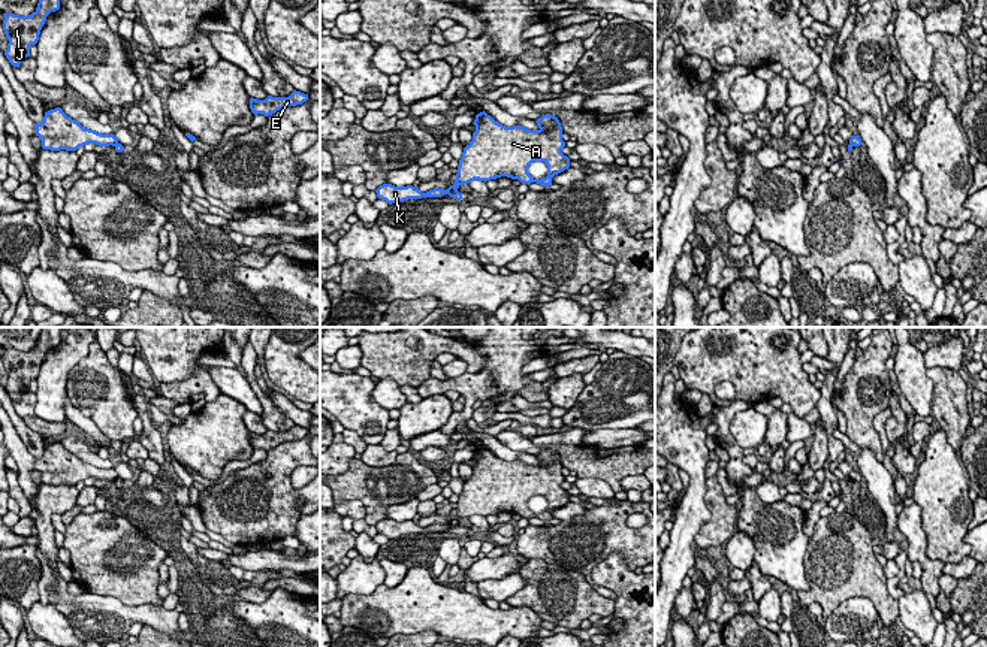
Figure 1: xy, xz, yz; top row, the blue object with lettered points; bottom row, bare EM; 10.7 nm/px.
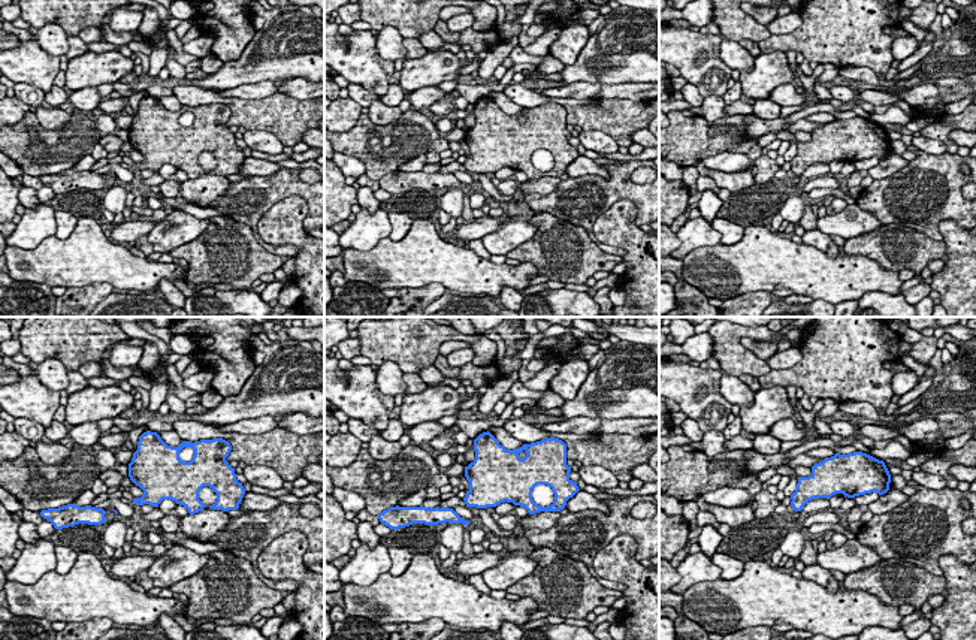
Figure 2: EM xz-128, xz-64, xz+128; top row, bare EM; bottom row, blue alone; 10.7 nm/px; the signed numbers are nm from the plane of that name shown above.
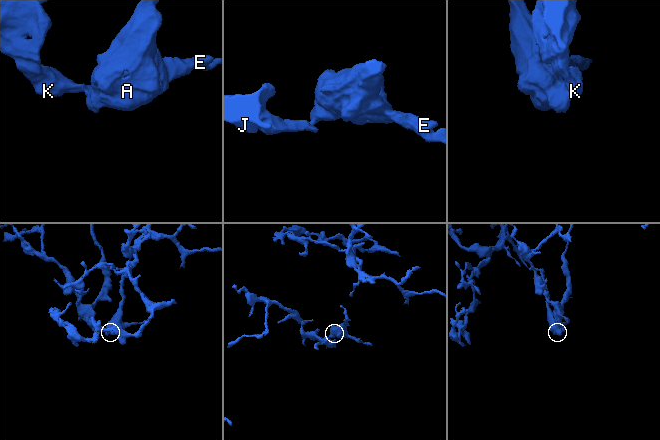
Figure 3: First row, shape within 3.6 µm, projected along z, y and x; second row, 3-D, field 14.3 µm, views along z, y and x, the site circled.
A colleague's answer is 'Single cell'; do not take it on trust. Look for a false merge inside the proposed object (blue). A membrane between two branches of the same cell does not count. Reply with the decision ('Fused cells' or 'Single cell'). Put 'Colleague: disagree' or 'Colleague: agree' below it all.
Fused cells
Colleague: disagree

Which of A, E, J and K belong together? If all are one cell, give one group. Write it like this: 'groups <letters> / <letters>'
groups A E / J K

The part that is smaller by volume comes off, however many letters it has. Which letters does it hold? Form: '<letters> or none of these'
A, E

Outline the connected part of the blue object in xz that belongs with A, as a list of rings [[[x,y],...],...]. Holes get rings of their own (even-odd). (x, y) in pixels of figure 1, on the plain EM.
[[[485,445],[476,450],[473,475],[464,483],[456,516],[450,520],[458,526],[462,518],[474,514],[491,516],[501,511],[519,514],[522,518],[552,520],[552,513],[570,502],[570,493],[561,487],[565,481],[562,462],[555,450],[546,448],[537,456],[537,465],[522,460],[505,462]],[[532,496],[544,496],[547,511],[534,514],[528,502]]]

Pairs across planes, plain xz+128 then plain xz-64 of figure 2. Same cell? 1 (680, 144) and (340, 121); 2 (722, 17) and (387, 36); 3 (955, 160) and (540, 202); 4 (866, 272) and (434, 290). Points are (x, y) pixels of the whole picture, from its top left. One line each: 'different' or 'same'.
1: different
2: different
3: same
4: different

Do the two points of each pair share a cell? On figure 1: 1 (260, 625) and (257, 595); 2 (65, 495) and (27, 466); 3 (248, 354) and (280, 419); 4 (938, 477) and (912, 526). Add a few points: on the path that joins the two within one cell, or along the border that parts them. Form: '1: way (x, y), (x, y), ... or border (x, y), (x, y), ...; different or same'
1: border (272, 590), (260, 602), (243, 601); different
2: border (39, 486), (39, 490), (29, 501); different
3: way (250, 371), (254, 387), (266, 402); same
4: border (914, 501), (920, 507), (920, 522), (927, 544); different

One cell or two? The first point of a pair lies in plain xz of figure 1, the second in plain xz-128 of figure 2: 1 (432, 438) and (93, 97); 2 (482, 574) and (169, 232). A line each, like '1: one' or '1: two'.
1: one
2: two

